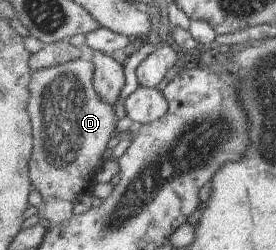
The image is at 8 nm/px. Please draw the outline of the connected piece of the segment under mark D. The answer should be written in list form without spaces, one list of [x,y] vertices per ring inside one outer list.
[[[77,59],[65,65],[41,69],[33,75],[29,115],[33,115],[35,151],[31,159],[30,178],[43,202],[50,198],[77,202],[97,184],[96,173],[110,158],[109,137],[118,128],[114,105],[101,99],[94,86],[95,63]]]

